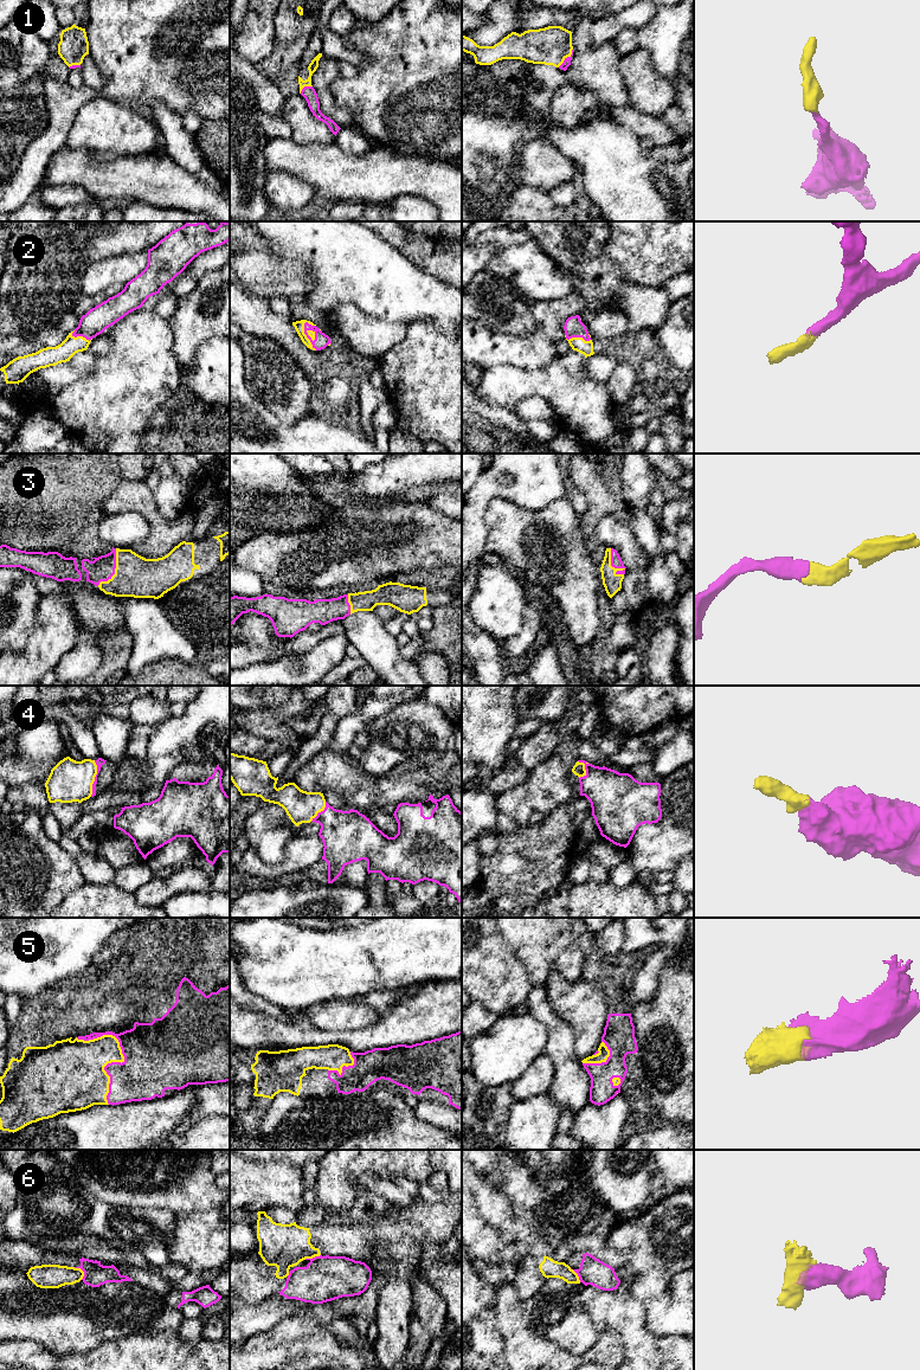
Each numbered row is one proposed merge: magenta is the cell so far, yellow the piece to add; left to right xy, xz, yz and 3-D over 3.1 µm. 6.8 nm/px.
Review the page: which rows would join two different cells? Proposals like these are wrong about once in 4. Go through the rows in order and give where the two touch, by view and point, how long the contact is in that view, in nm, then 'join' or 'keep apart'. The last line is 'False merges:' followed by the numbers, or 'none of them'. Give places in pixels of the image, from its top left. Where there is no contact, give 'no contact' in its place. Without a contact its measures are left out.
1: meets magenta in yz at (566, 58); contact 160 nm long; join
2: meets magenta in xz at (307, 335); contact 220 nm long; join
3: meets magenta in yz at (611, 565); contact 200 nm long; join
4: meets magenta in xy at (95, 778); contact 260 nm long; join
5: meets magenta in xy at (124, 1057); contact 500 nm long; join
6: meets magenta in xy at (82, 1269); contact 110 nm long; keep apart
False merges: 6

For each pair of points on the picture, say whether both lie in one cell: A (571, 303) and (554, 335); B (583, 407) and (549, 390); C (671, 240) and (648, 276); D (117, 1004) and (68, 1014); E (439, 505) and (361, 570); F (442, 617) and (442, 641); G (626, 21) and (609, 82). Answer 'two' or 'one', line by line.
A: one
B: one
C: one
D: one
E: two
F: one
G: two

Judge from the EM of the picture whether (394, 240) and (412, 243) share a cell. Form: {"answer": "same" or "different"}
{"answer": "same"}

